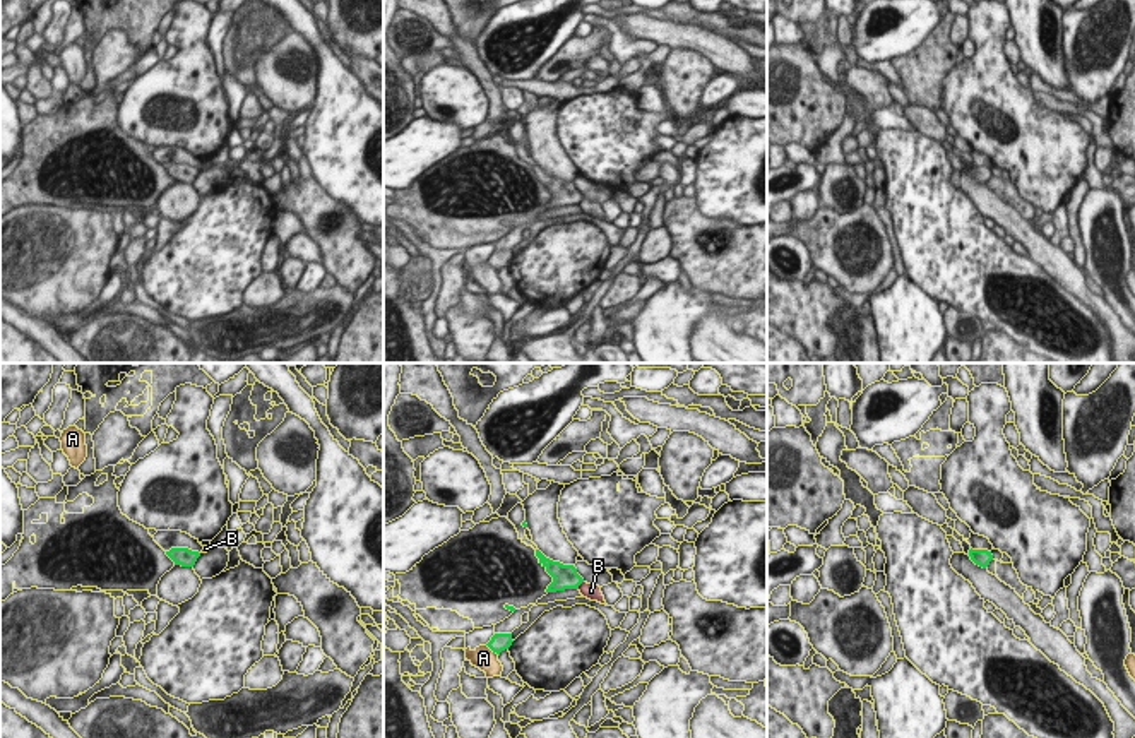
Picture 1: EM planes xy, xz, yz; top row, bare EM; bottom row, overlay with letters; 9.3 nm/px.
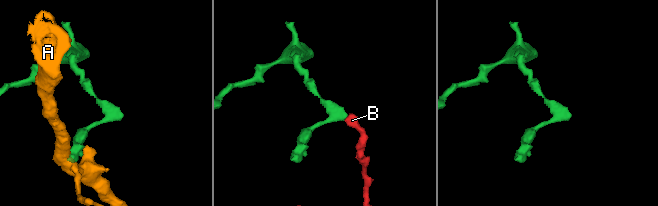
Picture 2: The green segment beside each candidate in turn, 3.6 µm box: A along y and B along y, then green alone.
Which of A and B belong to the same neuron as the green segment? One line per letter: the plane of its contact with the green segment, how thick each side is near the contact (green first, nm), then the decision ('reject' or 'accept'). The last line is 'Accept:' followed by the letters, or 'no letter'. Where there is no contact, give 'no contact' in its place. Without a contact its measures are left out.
A: meets green in xz; 170 nm thick on the green side, 220 nm on the other; reject
B: meets green in xz; 220 nm thick on the green side, 160 nm on the other; reject
Accept: no letter

